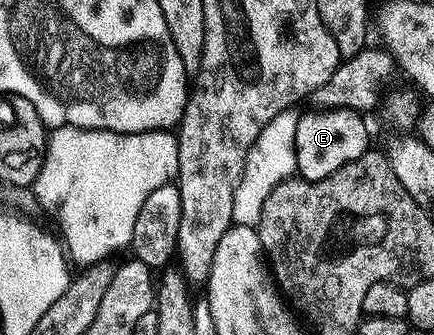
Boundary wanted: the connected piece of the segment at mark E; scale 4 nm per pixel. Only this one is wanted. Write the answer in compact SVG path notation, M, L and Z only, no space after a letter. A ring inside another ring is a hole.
M351 108L304 112L296 131L296 172L302 180L321 180L369 151L365 117Z

